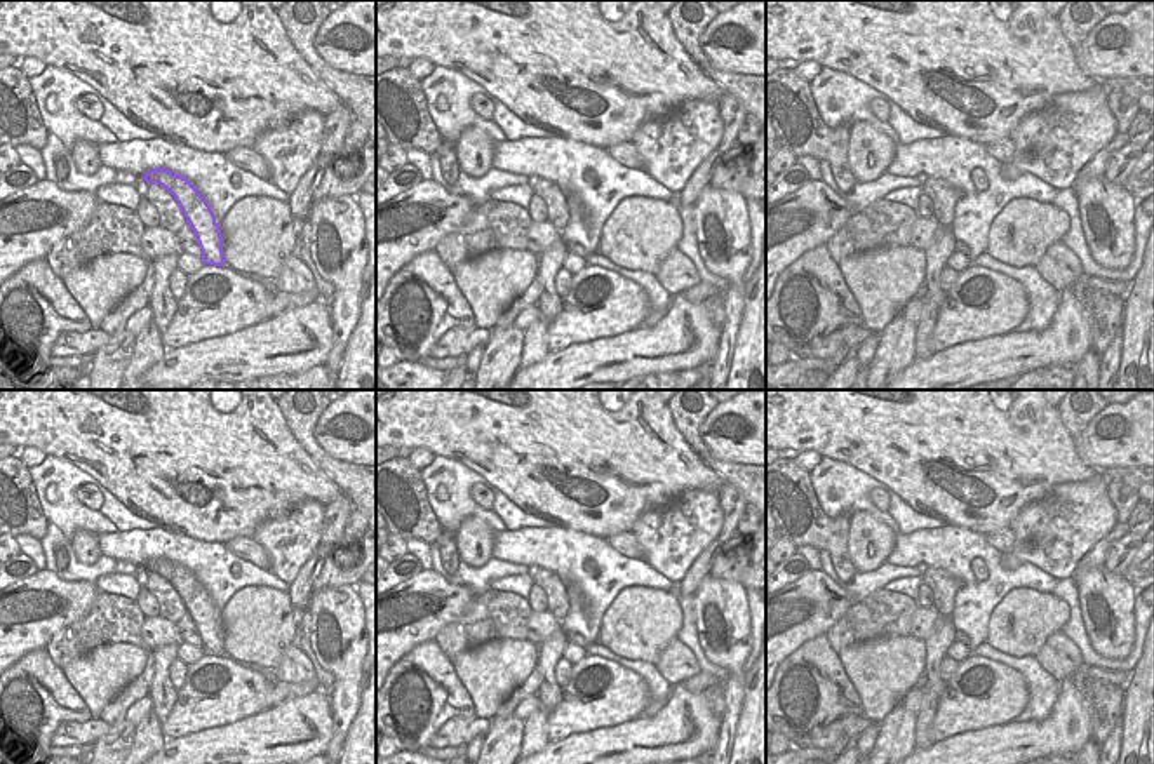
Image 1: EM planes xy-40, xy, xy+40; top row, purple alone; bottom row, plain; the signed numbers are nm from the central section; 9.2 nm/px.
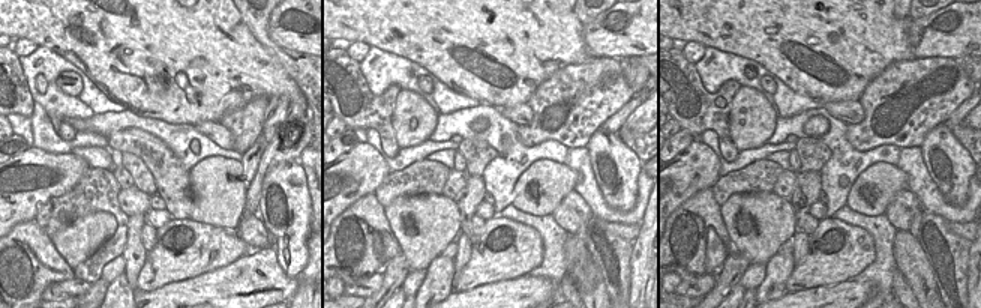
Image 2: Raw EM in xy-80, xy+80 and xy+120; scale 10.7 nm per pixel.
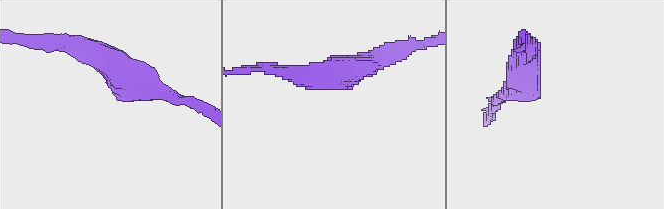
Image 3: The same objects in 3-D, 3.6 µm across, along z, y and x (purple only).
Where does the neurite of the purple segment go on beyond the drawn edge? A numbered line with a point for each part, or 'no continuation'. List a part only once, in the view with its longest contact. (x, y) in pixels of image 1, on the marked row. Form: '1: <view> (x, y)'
no continuation

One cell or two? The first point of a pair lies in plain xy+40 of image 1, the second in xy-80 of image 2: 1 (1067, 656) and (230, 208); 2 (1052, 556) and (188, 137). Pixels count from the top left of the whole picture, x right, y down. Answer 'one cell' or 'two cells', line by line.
1: two cells
2: two cells

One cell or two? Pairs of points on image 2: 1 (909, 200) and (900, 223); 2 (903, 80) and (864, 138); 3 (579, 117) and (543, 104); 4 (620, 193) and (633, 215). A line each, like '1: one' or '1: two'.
1: one
2: one
3: one
4: two

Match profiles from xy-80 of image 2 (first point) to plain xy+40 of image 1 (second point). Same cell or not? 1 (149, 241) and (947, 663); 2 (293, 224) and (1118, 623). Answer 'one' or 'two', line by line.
1: one
2: one

